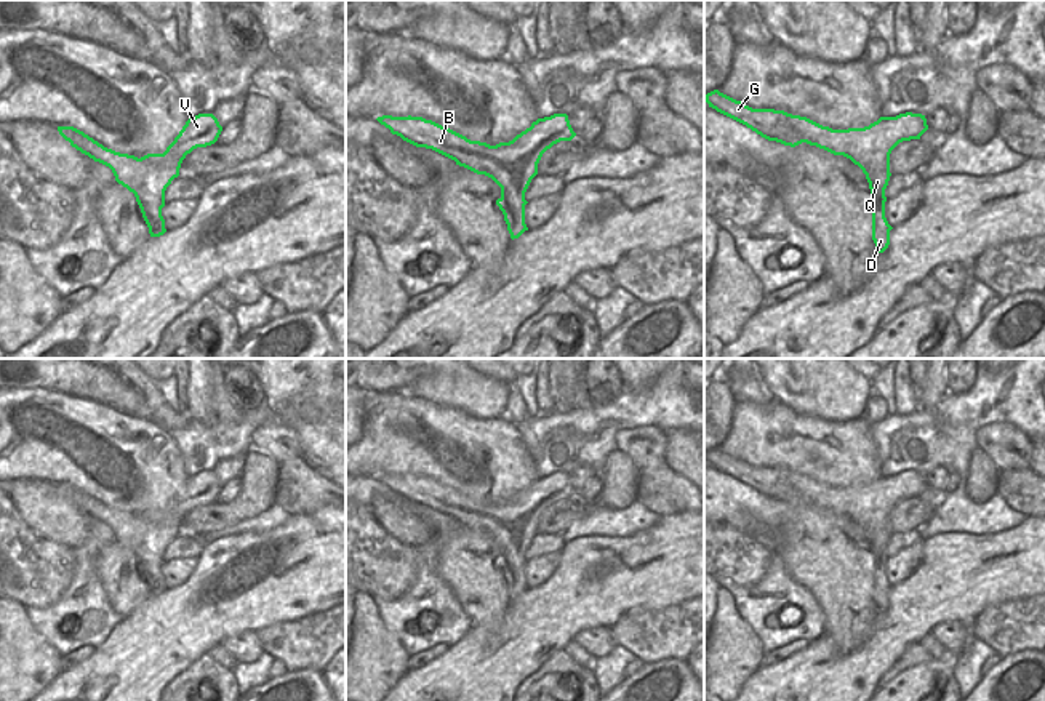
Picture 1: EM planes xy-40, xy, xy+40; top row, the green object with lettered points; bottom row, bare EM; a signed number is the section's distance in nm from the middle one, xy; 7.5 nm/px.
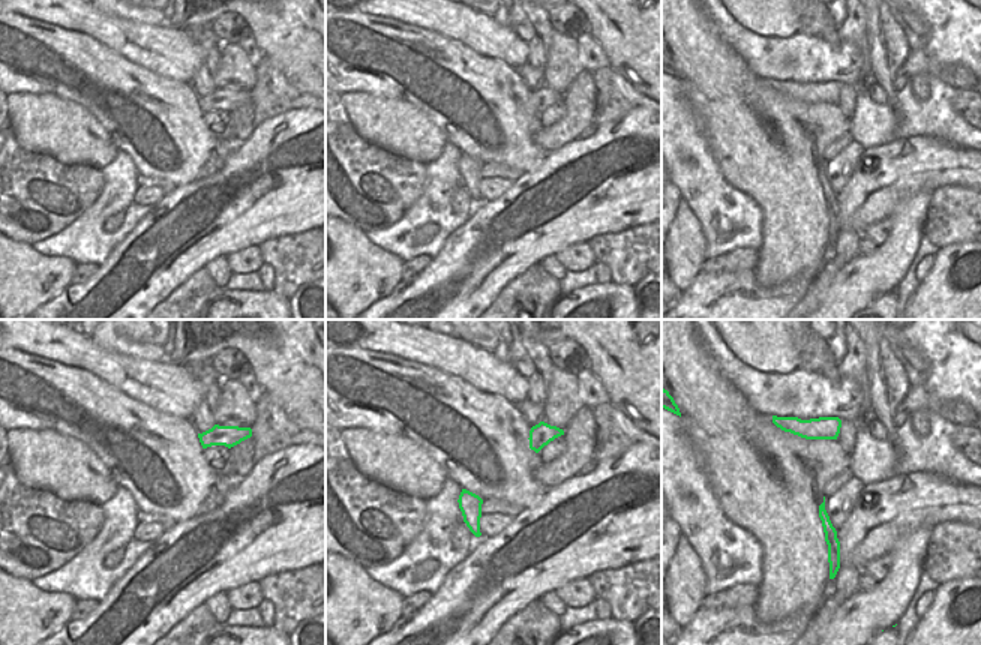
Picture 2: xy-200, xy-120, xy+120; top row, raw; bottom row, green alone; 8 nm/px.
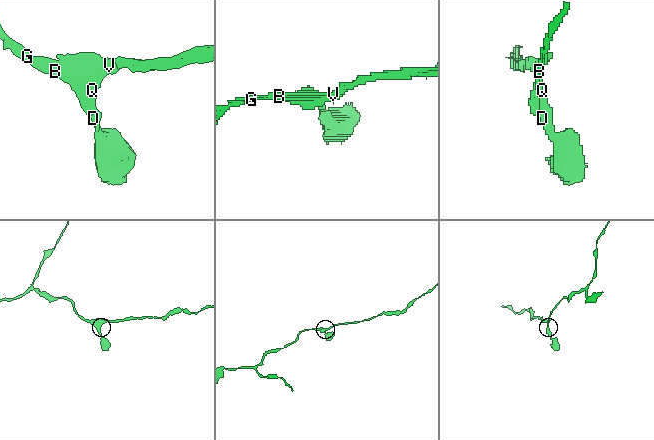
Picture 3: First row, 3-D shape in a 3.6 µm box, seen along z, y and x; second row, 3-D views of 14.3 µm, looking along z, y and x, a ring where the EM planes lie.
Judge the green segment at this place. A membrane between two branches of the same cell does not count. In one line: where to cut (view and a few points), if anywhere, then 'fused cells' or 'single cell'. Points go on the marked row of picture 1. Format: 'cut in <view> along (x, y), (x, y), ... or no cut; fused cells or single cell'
no cut; single cell

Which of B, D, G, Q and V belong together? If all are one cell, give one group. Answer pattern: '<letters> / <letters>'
B D G Q V

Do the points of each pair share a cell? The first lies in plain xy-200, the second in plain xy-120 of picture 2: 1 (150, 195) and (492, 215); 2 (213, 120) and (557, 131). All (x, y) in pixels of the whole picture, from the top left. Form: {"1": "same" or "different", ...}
{"1": "different", "2": "different"}

